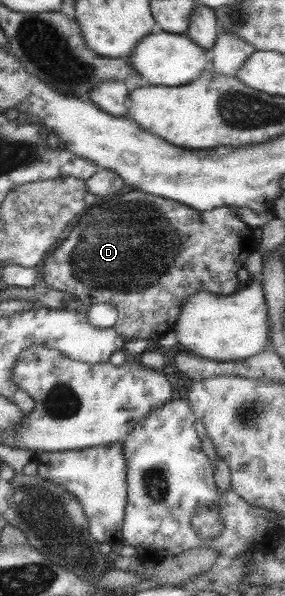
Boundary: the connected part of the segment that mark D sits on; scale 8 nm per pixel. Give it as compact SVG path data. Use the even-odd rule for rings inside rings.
M132 191L100 199L96 233L92 225L86 227L78 223L76 227L70 227L40 264L40 280L50 289L64 291L82 303L112 304L118 314L113 328L122 340L158 341L172 330L183 301L194 292L199 289L215 294L236 292L239 289L236 273L242 269L246 257L255 252L255 244L253 228L242 221L234 206L198 211L179 201Z

